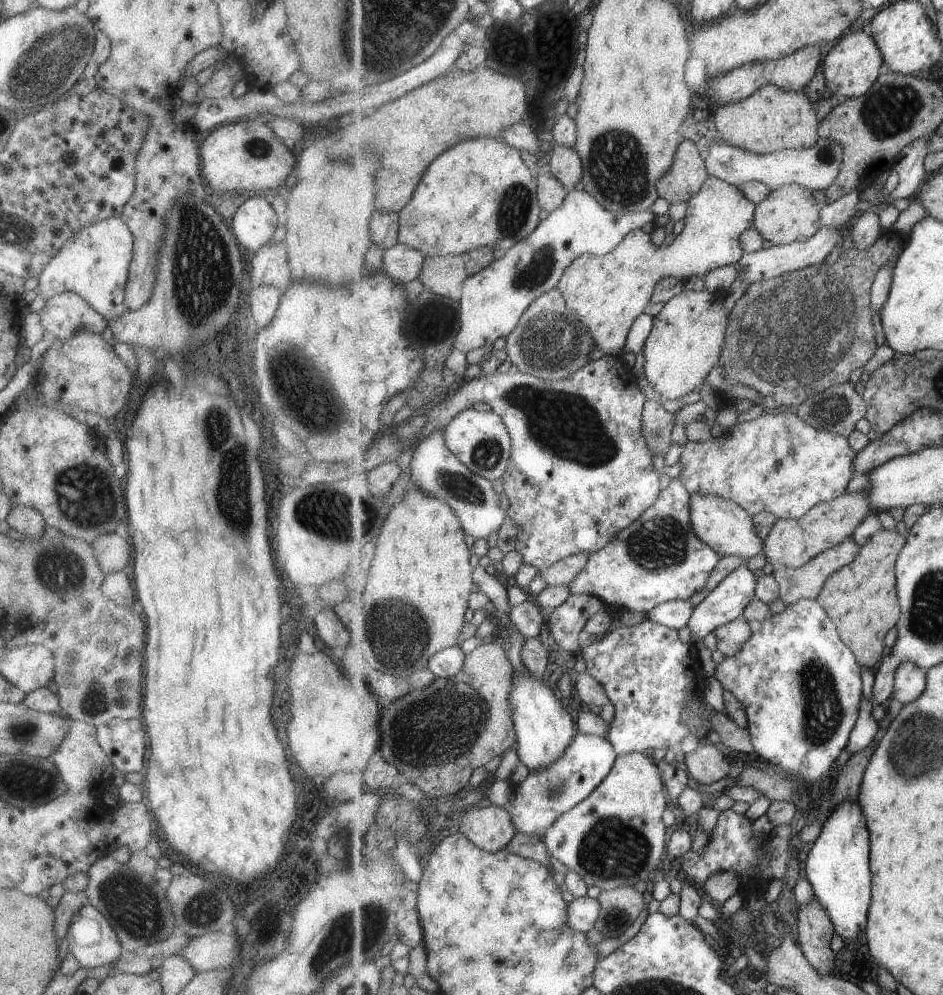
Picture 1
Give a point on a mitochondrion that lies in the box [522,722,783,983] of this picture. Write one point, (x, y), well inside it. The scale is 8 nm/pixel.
(610, 849)

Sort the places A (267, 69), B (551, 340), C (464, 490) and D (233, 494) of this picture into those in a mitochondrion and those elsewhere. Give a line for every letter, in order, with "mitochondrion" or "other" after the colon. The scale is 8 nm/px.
A: other
B: mitochondrion
C: mitochondrion
D: mitochondrion

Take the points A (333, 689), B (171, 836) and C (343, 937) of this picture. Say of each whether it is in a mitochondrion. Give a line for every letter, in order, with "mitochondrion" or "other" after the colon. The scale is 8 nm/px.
A: other
B: other
C: mitochondrion

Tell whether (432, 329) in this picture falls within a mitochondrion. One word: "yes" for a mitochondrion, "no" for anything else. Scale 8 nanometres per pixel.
yes

